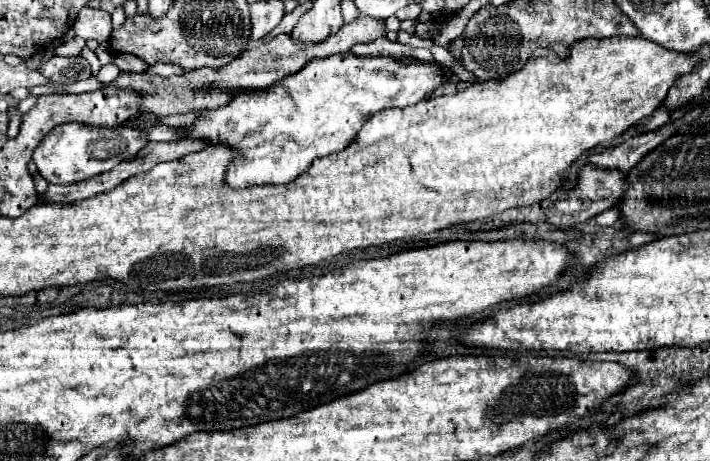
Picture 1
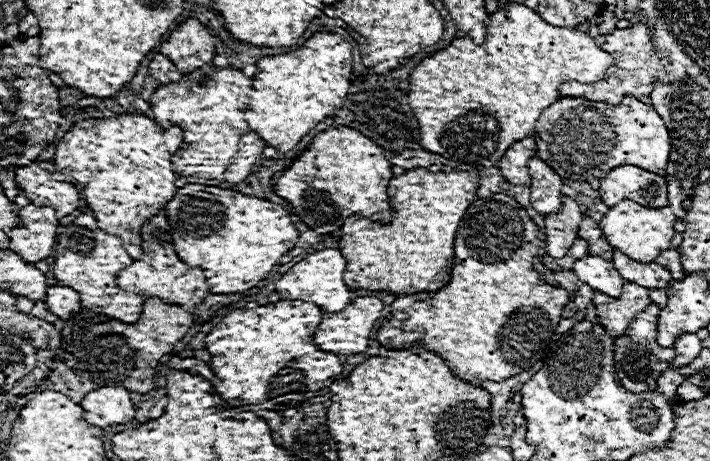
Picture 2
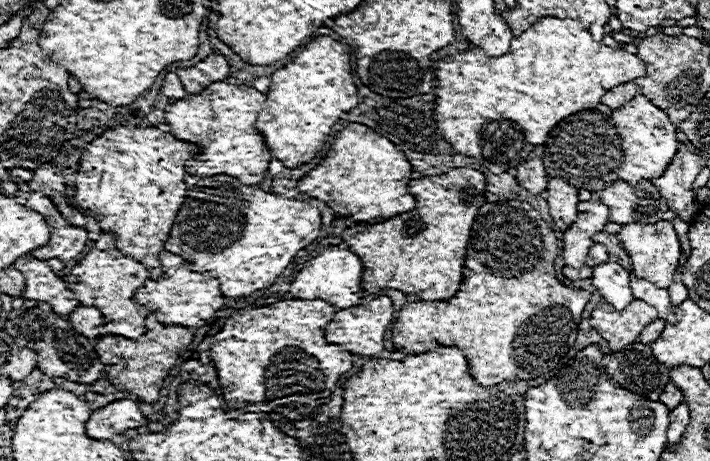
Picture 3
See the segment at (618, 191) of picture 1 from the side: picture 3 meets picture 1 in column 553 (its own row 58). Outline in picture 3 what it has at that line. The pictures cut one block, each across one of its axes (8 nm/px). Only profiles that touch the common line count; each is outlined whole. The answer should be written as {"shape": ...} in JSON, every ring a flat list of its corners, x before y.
{"shape":[[210,54,206,60,198,62,192,68,178,68,176,74,180,76,184,90,192,94,200,94,212,82,222,82,230,76,230,64,220,54]]}

